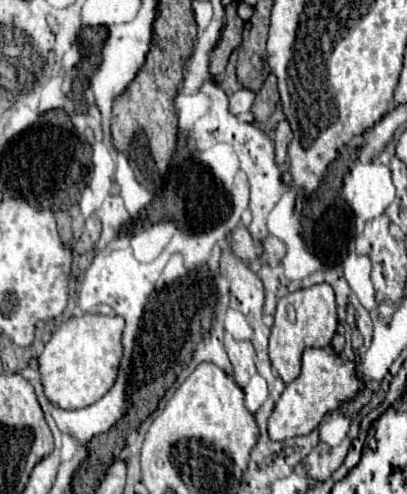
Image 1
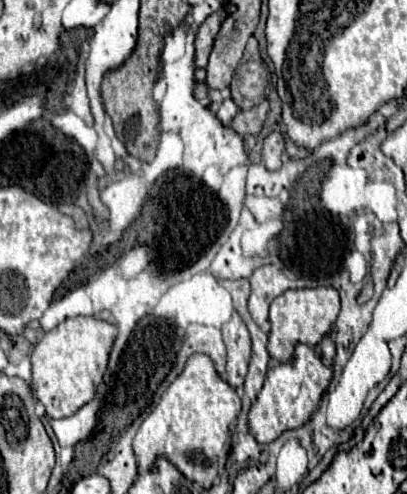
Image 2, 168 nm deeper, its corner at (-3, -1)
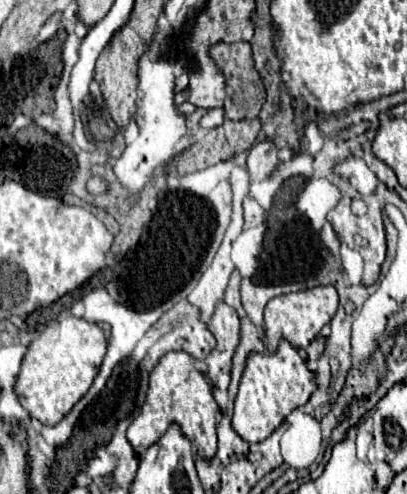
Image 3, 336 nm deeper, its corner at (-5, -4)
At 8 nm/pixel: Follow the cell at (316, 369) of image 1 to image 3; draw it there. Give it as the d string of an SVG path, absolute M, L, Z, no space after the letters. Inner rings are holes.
M281 340L275 354L251 352L235 396L233 430L247 442L263 442L295 408L303 406L315 390L313 372L307 368L299 352Z

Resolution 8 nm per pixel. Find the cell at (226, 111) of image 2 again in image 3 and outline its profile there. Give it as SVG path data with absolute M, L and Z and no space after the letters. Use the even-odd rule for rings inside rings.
M213 108L209 110L201 120L199 120L199 126L201 128L217 128L223 124L223 110L221 108Z

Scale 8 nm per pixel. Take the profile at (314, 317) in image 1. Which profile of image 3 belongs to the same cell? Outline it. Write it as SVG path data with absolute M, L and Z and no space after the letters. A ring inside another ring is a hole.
M317 286L309 290L299 290L291 294L283 294L277 298L271 298L265 308L265 348L267 352L277 350L277 342L281 338L289 340L293 348L307 348L309 342L319 334L319 330L331 322L339 306L337 290L333 286Z

